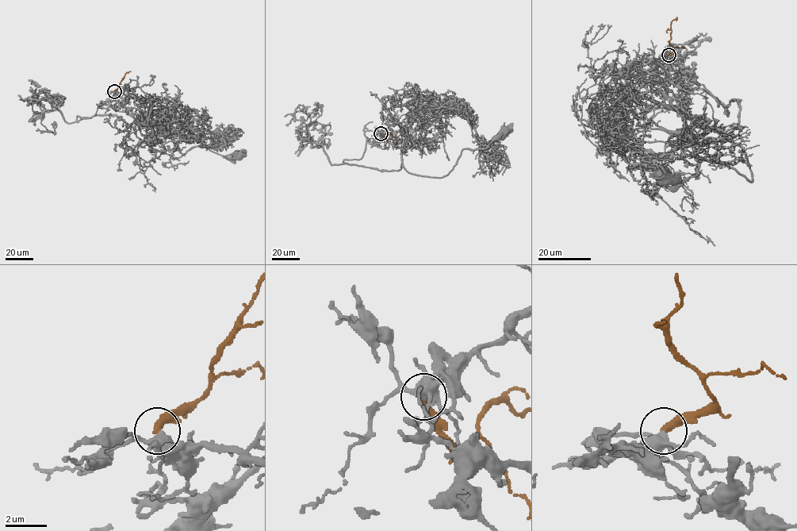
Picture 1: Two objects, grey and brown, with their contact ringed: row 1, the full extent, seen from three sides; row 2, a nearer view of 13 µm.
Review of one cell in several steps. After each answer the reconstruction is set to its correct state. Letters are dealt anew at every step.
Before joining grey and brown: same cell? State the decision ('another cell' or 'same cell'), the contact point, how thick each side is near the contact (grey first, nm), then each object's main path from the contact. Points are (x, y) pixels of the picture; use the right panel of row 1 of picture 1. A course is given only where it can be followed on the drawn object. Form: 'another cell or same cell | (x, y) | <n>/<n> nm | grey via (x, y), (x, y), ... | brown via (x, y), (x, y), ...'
another cell | (668, 55) | 400/400 nm | grey via (668, 55), (689, 73), (685, 110), (741, 148), (752, 179), (726, 164), (699, 159), (696, 175), (662, 179) | brown via (668, 55), (675, 51), (669, 44), (671, 22), (676, 17)

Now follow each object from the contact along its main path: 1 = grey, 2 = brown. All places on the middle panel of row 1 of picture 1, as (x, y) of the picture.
1: (381, 133), (377, 144), (402, 142), (408, 172), (439, 177), (451, 170), (463, 149), (486, 148), (505, 130)
2: (381, 133), (383, 136), (385, 134), (396, 137)

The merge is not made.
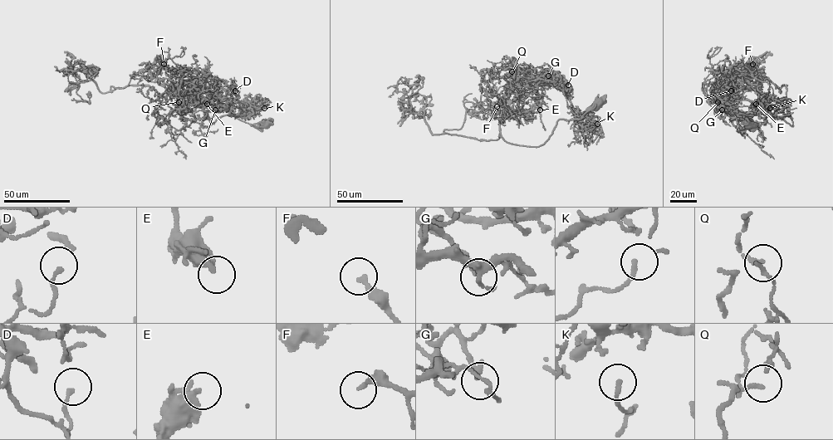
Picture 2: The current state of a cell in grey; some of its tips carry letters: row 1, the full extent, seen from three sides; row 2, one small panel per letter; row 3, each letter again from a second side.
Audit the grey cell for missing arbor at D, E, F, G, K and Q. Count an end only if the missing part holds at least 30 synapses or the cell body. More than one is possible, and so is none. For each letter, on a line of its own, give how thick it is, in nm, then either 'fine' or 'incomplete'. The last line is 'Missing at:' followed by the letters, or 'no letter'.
D: 140 nm | fine
E: 240 nm | fine
F: 240 nm | incomplete
G: 190 nm | fine
K: 110 nm | fine
Q: 160 nm | fine
Missing at: F

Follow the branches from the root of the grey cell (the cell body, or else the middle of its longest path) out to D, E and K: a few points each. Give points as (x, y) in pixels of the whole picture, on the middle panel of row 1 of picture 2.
D: (599, 101), (580, 119), (559, 119), (538, 146), (504, 139), (502, 113), (533, 83), (555, 76), (568, 85)
E: (599, 101), (538, 146), (504, 139), (513, 100), (525, 92), (521, 108), (540, 110)
K: (599, 101), (538, 146), (507, 143), (500, 118), (525, 91), (556, 85), (576, 124), (597, 124)

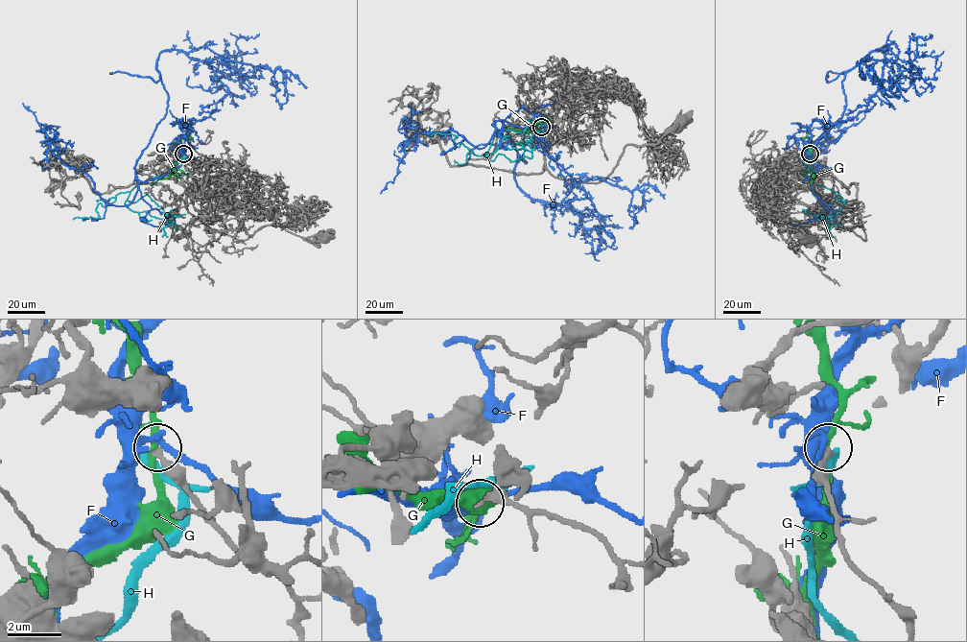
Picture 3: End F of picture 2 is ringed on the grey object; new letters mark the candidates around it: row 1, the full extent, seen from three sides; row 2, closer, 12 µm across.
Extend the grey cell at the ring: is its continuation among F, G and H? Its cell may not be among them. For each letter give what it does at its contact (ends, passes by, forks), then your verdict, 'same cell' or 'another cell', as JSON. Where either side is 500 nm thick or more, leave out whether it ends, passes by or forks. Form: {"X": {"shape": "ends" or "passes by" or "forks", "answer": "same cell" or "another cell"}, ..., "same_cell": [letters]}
{"F": {"shape": "forks", "answer": "another cell"}, "G": {"shape": "passes by", "answer": "another cell"}, "H": {"shape": "forks", "answer": "another cell"}, "same_cell": []}

